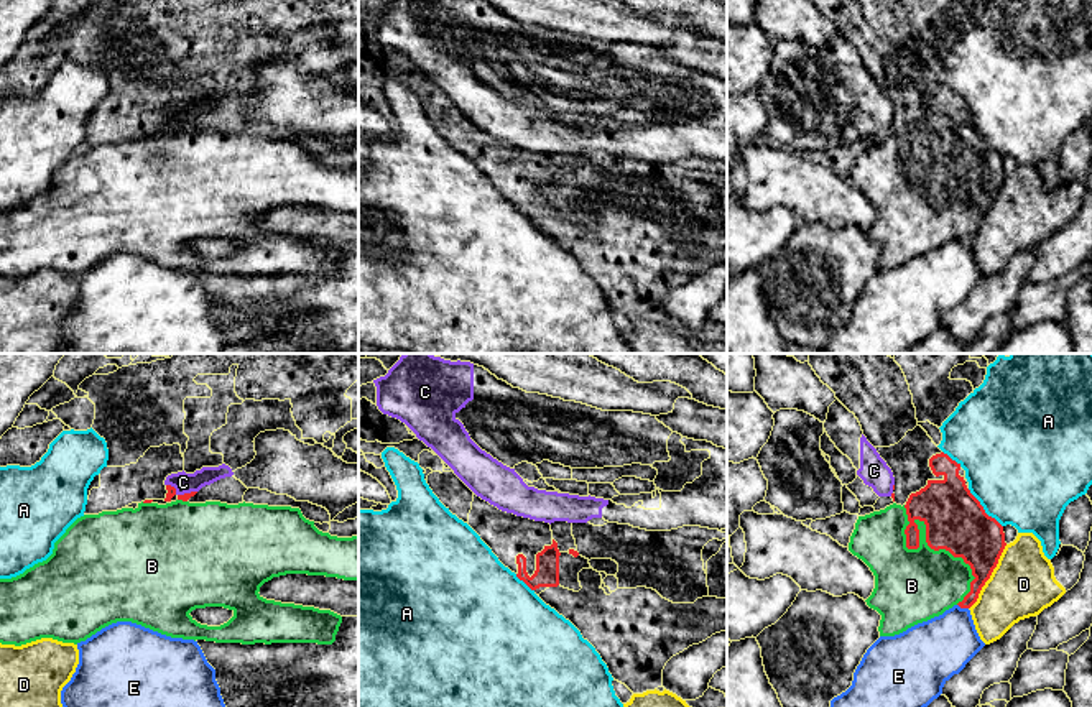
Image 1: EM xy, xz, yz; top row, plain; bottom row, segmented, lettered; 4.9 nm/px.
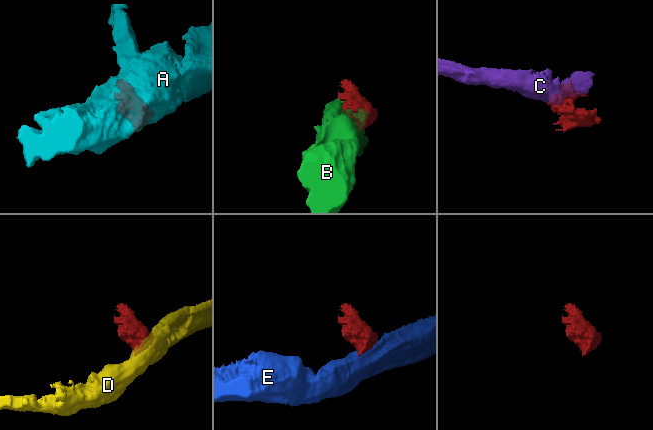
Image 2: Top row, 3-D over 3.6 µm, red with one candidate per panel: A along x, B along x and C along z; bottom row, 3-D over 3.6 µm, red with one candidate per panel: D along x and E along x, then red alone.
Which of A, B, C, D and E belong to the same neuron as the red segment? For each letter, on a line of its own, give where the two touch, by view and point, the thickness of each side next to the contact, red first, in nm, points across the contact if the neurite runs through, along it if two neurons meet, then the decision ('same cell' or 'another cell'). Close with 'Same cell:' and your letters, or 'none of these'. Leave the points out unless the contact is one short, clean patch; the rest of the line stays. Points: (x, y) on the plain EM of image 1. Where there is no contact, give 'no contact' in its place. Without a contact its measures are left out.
A: meets red in yz at (982, 140); 300 nm thick on the red side, 480 nm on the other; another cell
B: meets red in yz at (926, 163); 300 nm thick on the red side, 340 nm on the other; same cell
C: meets red in xy at (181, 127); 40 nm thick on the red side, 100 nm on the other; border along xy (166, 115), (178, 125), (196, 124); another cell
D: meets red in yz at (989, 209); 260 nm thick on the red side, 320 nm on the other; another cell
E: meets red in yz at (962, 239); 140 nm thick on the red side, 300 nm on the other; another cell
Same cell: B

